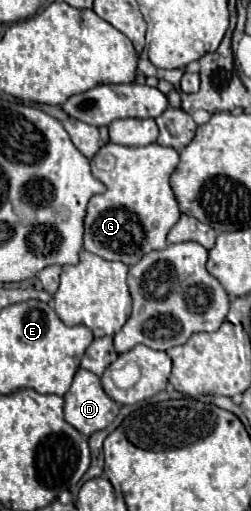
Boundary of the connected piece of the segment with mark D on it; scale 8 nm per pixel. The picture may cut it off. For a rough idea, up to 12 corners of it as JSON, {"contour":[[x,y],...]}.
{"contour":[[78,369],[64,419],[84,435],[106,429],[120,405],[100,377]]}

